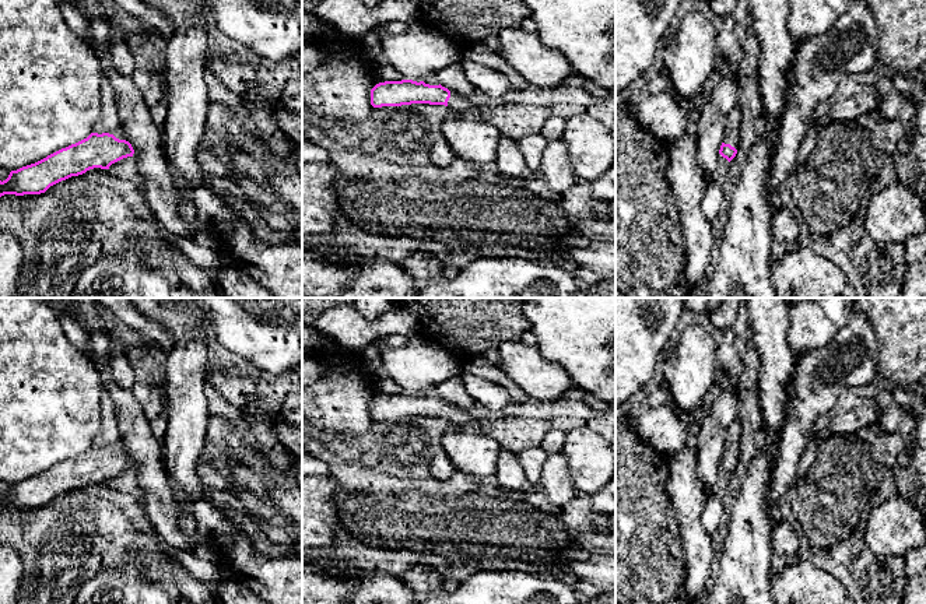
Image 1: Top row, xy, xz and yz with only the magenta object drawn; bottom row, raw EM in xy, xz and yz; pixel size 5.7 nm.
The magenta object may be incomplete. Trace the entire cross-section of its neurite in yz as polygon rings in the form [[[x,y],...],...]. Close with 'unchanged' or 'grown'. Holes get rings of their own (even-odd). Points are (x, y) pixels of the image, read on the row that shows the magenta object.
[[[734,106],[727,116],[725,134],[719,150],[719,154],[723,158],[726,158],[729,162],[737,154],[739,141],[740,141],[740,136],[739,136],[740,124],[741,124],[741,110],[739,106]]] | grown

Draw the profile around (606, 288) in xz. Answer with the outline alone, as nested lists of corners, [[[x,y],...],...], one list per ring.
[[[615,278],[599,284],[585,285],[574,298],[615,298]]]

